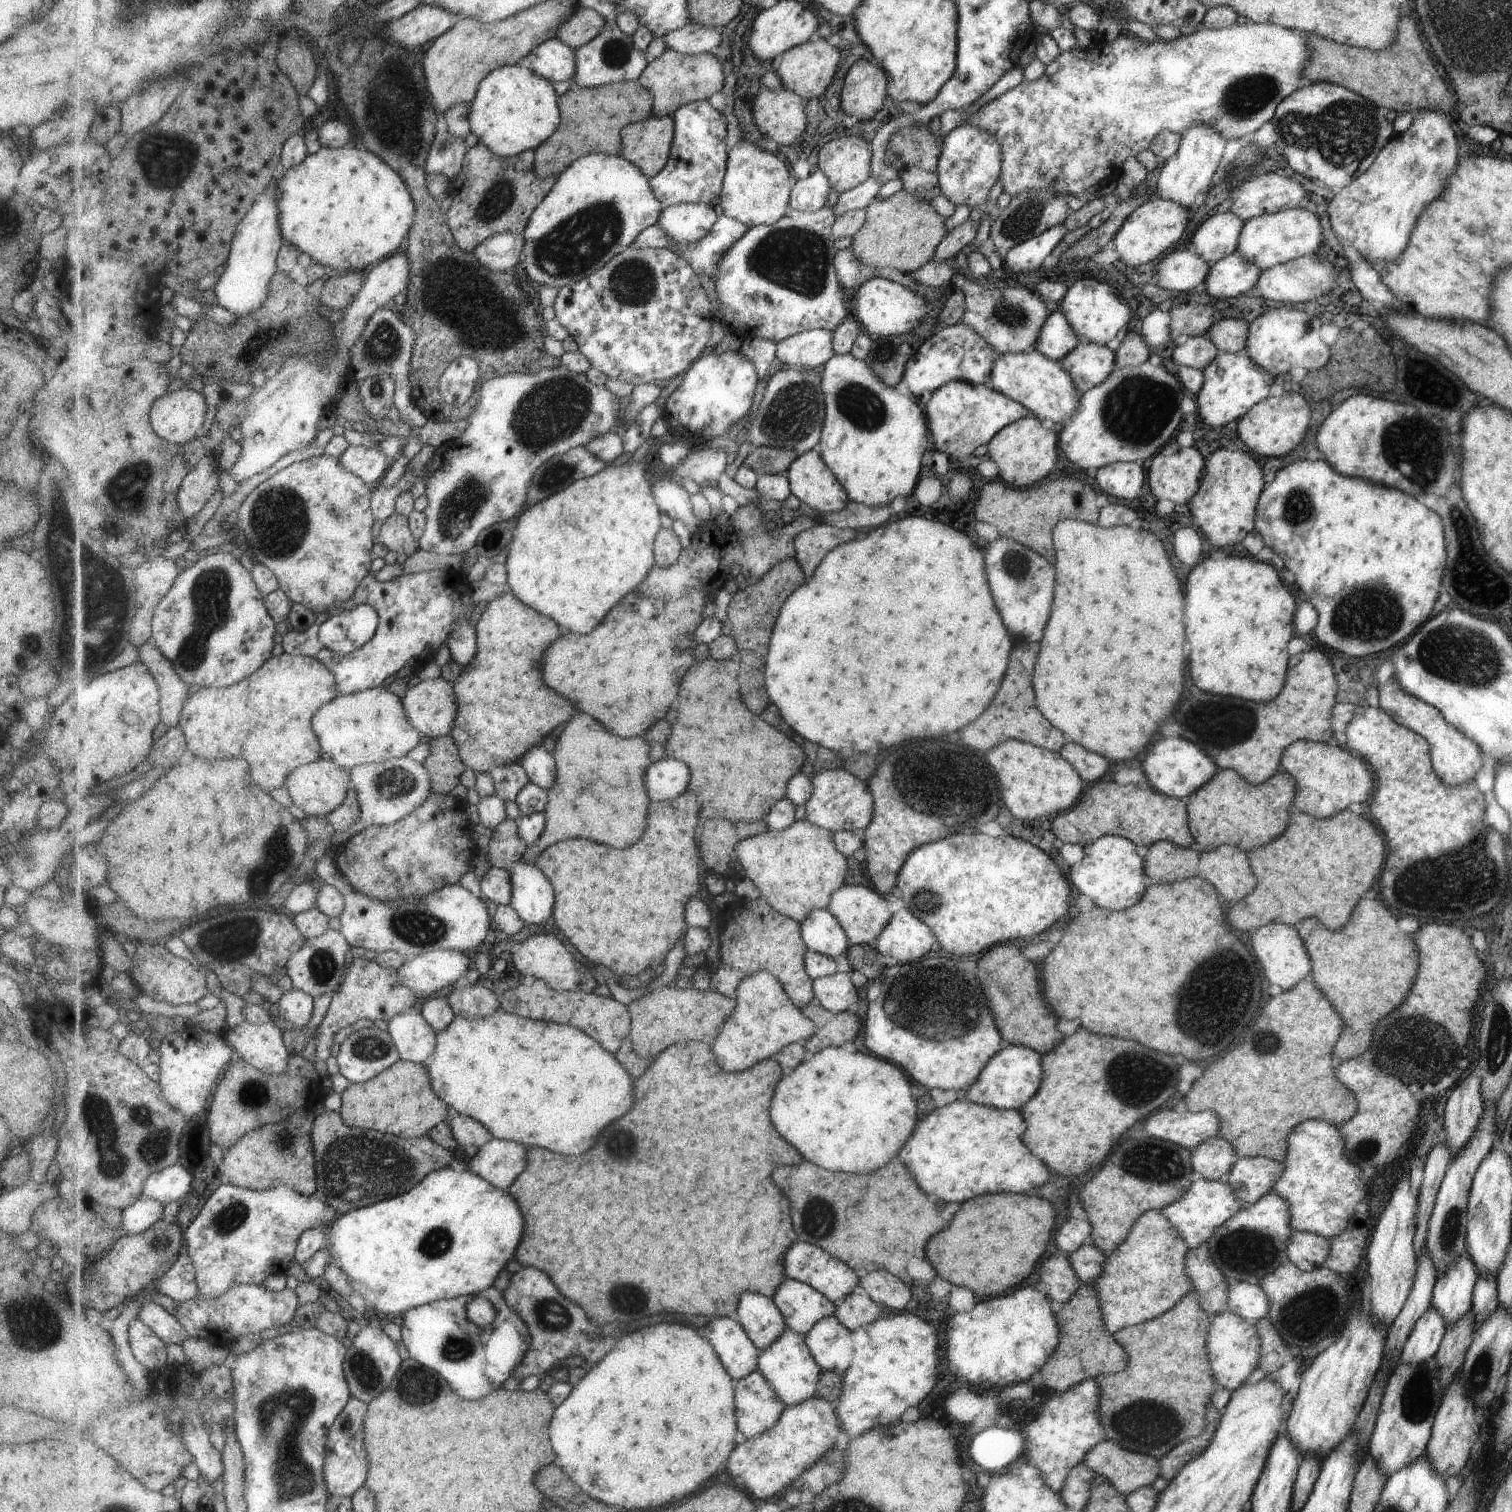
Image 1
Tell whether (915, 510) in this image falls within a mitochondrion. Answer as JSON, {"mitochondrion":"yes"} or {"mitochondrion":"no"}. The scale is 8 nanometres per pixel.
{"mitochondrion":"no"}

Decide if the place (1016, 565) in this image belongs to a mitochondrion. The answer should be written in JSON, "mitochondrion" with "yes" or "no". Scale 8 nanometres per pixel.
{"mitochondrion":"yes"}

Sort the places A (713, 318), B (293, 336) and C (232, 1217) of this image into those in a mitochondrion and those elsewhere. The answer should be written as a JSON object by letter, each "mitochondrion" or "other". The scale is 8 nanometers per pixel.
{"A":"other","B":"mitochondrion","C":"mitochondrion"}

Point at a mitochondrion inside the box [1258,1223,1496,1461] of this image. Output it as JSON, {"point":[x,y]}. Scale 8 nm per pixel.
{"point":[1420,1396]}

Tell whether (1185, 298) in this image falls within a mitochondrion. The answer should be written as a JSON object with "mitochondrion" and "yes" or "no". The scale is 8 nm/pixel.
{"mitochondrion":"no"}

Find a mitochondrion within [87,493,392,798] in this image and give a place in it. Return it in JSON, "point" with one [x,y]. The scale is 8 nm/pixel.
{"point":[210,592]}

